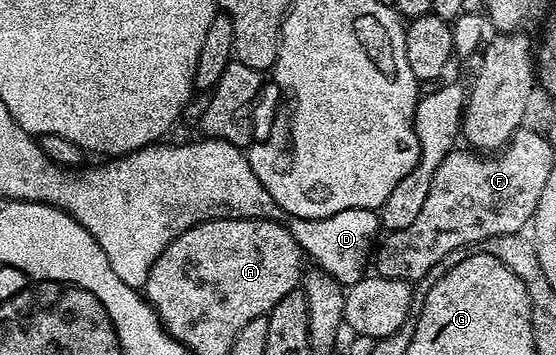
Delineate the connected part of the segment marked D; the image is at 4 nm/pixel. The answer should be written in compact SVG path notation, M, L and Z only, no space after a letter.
M370 208L341 210L325 219L303 219L290 216L285 223L298 243L300 251L310 261L312 259L316 267L329 273L344 286L356 284L357 281L363 279L366 271L364 268L366 264L368 267L370 256L378 241L377 234L381 232L378 213Z

